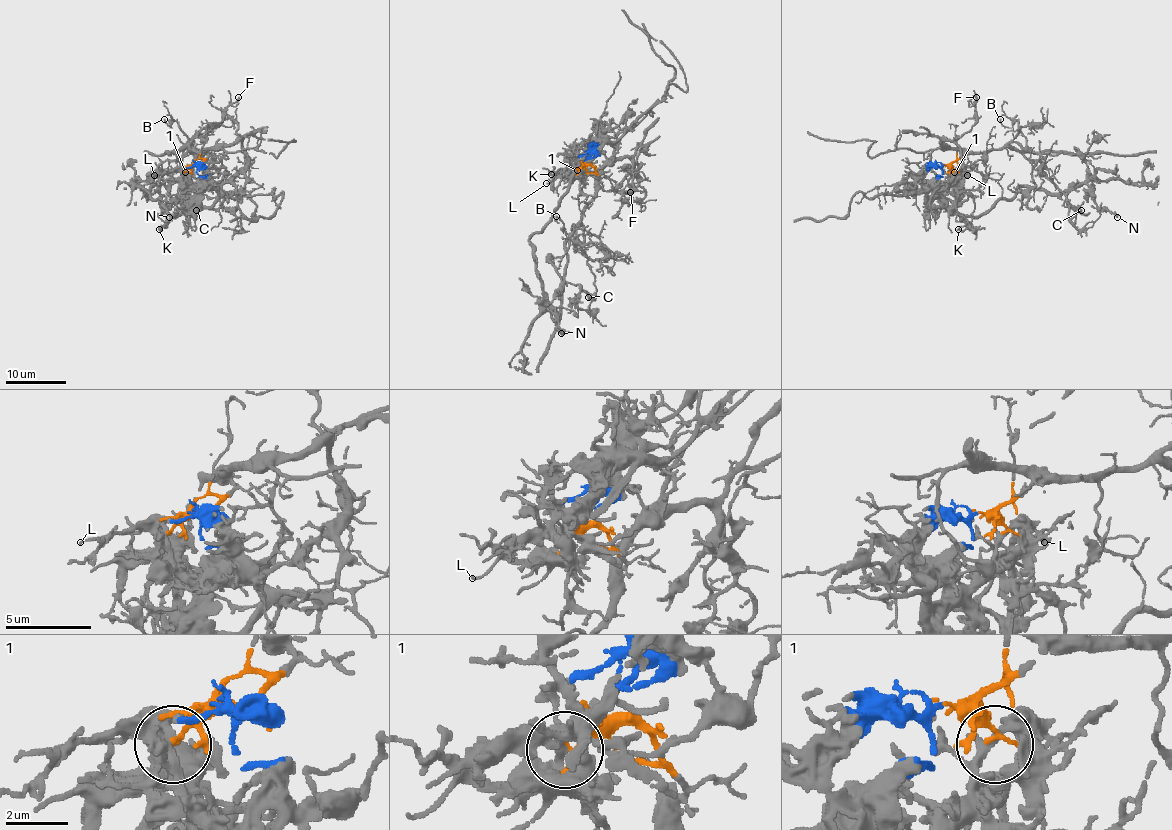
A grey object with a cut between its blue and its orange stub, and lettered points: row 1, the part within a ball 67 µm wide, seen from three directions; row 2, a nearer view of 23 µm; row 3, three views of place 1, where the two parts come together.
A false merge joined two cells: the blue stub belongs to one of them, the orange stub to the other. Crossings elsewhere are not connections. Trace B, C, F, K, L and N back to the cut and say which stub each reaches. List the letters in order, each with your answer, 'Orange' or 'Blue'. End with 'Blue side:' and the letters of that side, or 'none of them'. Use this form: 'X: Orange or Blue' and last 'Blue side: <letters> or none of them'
B: Orange
C: Orange
F: Orange
K: Blue
L: Blue
N: Blue
Blue side: K, L, N

